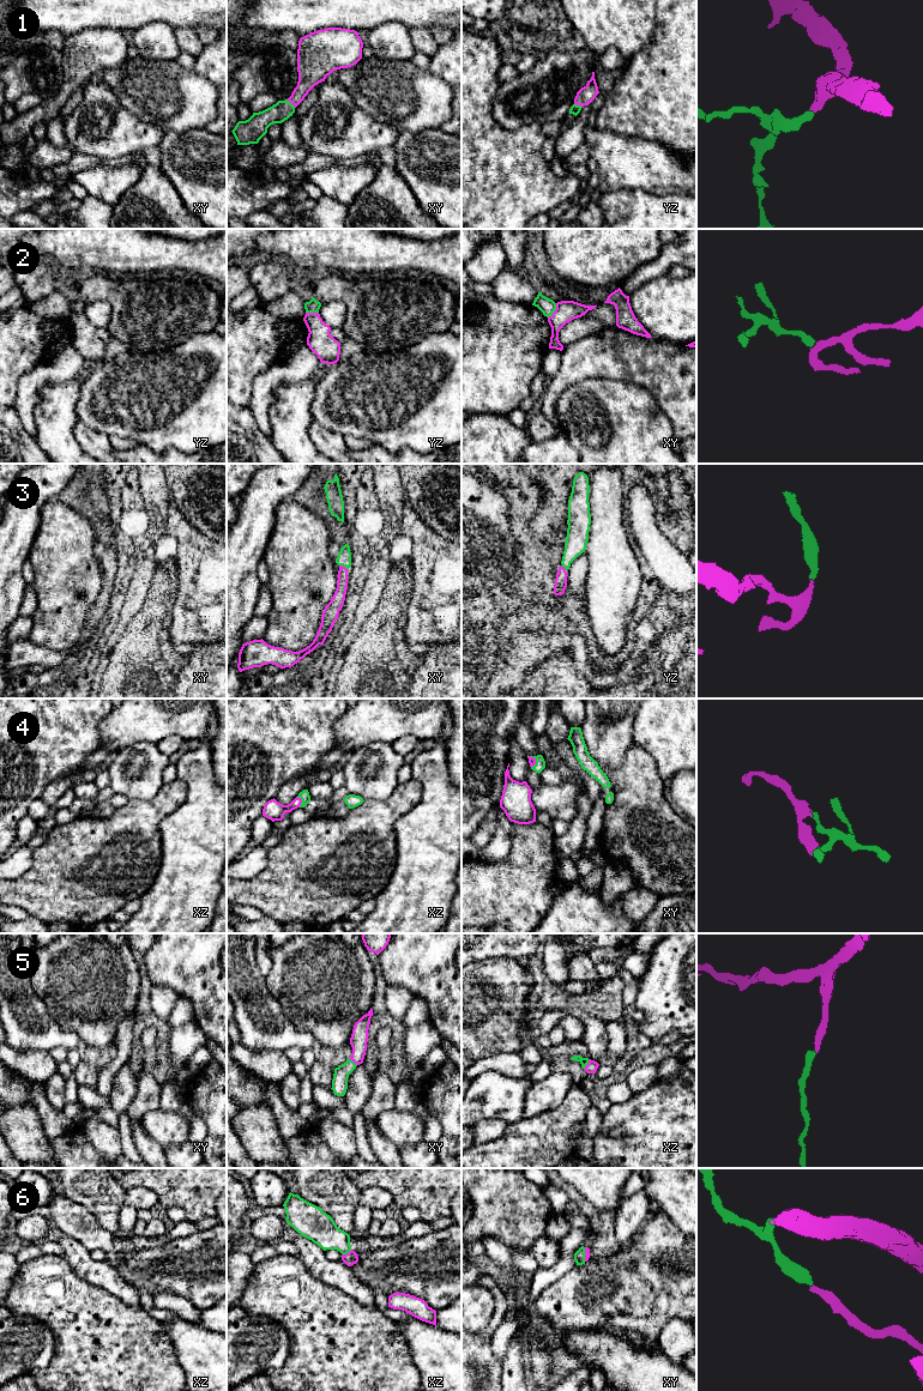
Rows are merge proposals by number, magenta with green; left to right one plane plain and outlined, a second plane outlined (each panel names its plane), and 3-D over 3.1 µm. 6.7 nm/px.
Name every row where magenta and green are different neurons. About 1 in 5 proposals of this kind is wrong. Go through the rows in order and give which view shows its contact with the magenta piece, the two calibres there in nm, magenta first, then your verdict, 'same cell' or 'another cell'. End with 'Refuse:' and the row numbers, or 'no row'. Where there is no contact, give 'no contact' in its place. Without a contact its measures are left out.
1: meets magenta in xy; 180 nm thick on the magenta side, 140 nm on the other; same cell
2: meets magenta in xy; 140 nm thick on the magenta side, 110 nm on the other; another cell
3: meets magenta in xy; 90 nm thick on the magenta side, 100 nm on the other; same cell
4: meets magenta in xz; 130 nm thick on the magenta side, 70 nm on the other; same cell
5: meets magenta in xz; 80 nm thick on the magenta side, 60 nm on the other; same cell
6: meets magenta in xz; 90 nm thick on the magenta side, 200 nm on the other; same cell
Refuse: 2

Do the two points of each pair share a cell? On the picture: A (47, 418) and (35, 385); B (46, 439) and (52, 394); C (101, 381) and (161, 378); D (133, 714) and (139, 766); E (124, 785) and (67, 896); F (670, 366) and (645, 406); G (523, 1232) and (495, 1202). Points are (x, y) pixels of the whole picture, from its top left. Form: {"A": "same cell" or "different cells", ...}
{"A": "different cells", "B": "same cell", "C": "same cell", "D": "different cells", "E": "different cells", "F": "different cells", "G": "same cell"}

